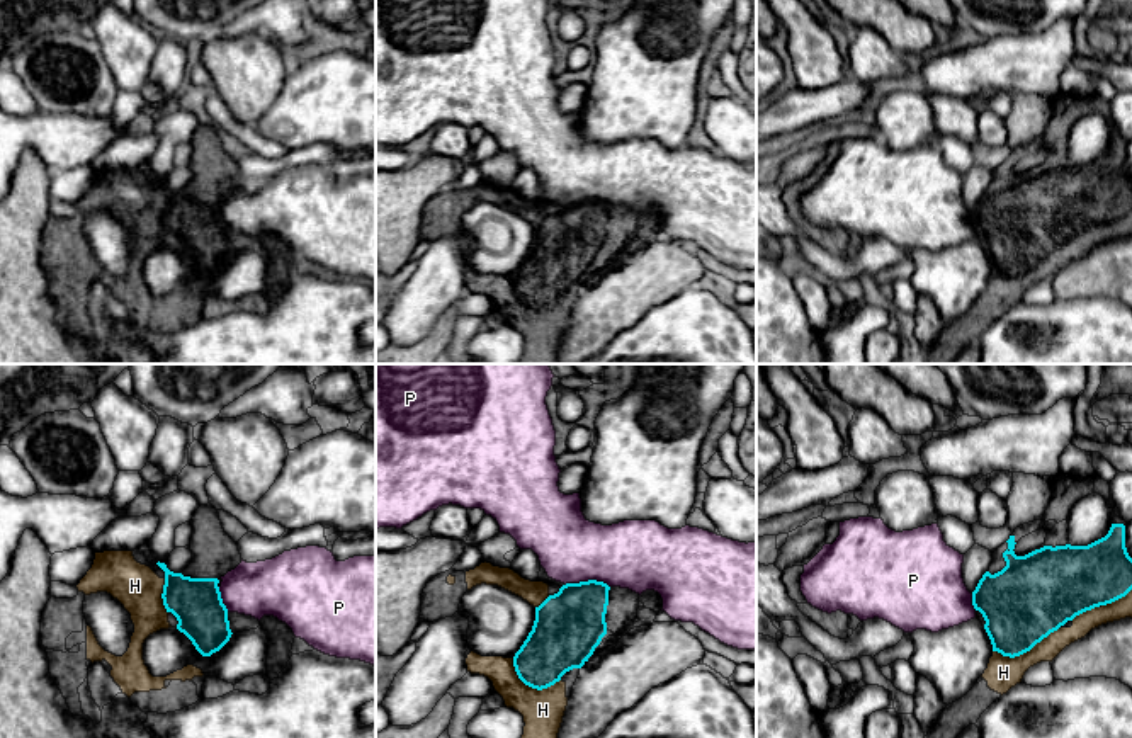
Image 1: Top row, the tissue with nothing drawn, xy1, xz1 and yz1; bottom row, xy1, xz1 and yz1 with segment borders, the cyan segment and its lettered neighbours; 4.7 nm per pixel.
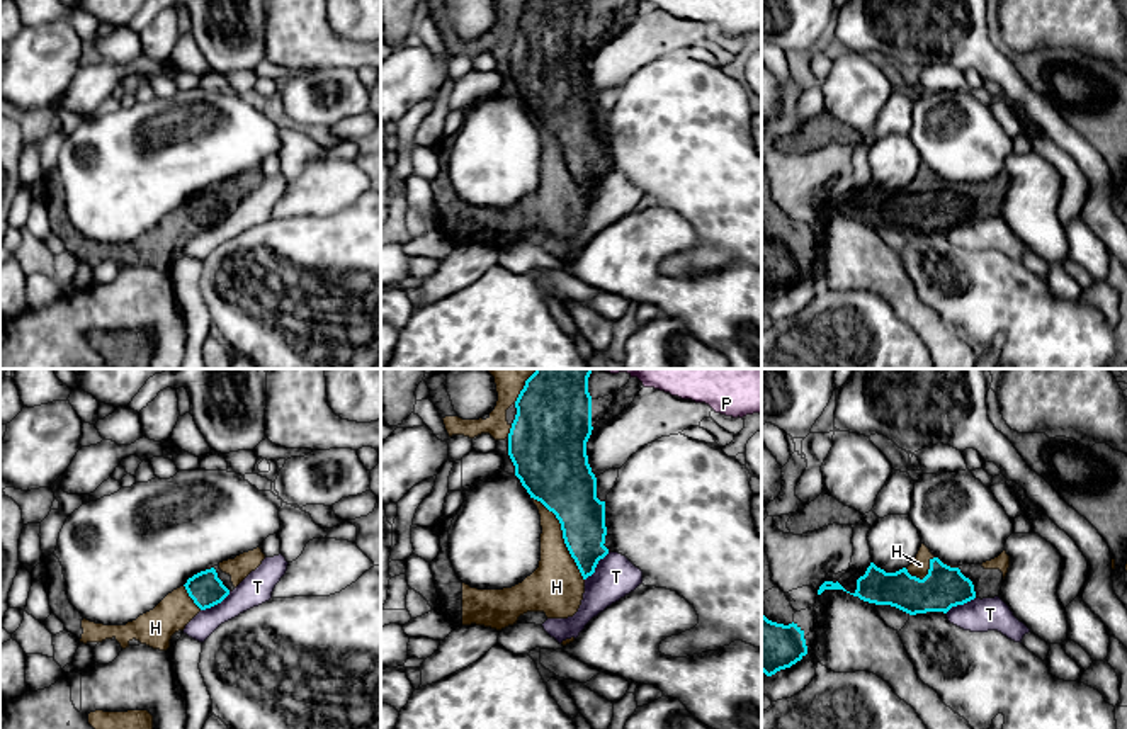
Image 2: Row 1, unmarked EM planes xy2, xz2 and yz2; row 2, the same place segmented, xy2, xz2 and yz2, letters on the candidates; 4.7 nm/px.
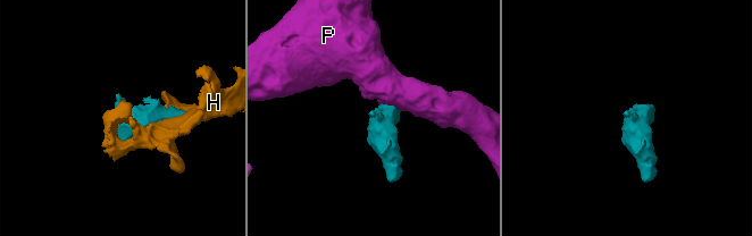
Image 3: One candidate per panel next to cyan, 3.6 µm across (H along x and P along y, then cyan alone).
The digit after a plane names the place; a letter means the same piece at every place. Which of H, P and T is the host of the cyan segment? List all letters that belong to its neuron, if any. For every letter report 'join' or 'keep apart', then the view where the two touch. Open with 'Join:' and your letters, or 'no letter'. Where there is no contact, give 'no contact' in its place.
Join: H
H: join; contact in xz2
P: keep apart; contact in xz1
T: keep apart; contact in xz2

